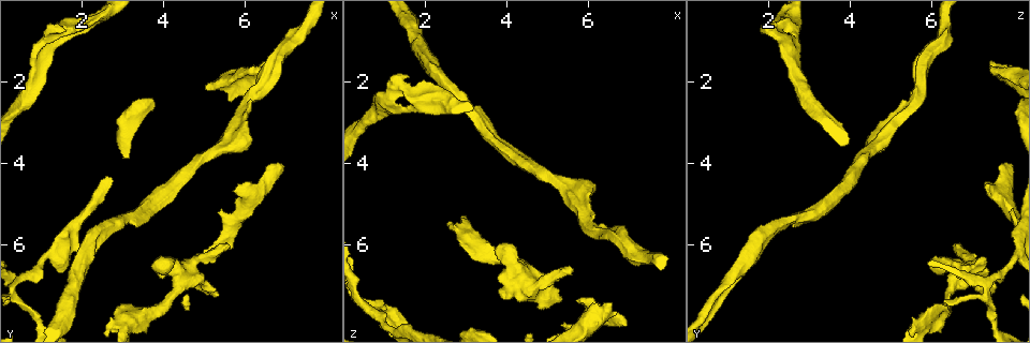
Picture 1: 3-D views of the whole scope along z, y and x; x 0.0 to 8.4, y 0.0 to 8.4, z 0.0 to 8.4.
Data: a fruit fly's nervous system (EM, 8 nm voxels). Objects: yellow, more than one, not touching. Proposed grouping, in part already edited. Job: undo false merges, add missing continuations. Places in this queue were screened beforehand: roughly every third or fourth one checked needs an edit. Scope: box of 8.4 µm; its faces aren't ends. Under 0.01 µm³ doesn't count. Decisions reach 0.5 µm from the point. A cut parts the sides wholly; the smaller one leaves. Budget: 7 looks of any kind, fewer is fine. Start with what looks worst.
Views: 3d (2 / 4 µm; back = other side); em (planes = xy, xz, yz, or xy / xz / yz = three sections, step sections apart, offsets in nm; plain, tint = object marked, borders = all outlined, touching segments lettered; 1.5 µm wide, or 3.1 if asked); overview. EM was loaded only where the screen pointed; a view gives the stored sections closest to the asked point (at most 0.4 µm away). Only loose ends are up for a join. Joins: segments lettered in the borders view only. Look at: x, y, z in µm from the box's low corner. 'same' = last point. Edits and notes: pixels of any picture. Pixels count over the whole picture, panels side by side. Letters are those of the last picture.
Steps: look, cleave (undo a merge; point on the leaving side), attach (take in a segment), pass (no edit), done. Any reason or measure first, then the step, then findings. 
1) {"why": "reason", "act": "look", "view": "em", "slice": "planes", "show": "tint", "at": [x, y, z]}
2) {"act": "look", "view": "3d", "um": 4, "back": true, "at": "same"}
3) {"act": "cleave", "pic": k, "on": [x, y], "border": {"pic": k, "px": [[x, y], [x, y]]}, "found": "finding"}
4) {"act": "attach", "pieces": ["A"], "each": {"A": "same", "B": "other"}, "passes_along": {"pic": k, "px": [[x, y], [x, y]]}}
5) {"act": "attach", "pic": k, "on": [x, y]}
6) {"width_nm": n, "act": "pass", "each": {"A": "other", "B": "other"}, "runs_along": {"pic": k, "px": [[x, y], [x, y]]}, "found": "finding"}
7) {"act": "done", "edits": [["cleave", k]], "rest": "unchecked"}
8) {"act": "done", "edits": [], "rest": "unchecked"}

{"why": "branch stops here", "act": "look", "view": "3d", "um": 4, "at": [6.55, 1.55, 7.45]}

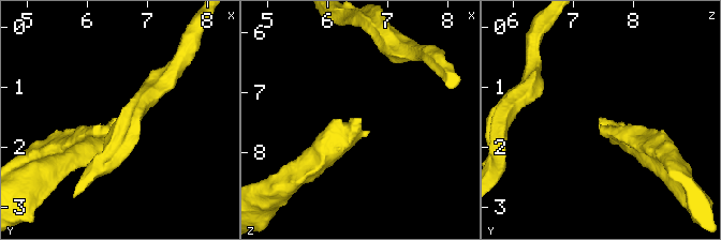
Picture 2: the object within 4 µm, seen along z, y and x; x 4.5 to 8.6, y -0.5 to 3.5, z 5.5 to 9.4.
{"act": "look", "view": "em", "slice": "xy", "step": 8, "show": "borders", "at": [6.55, 1.50, 7.45]}

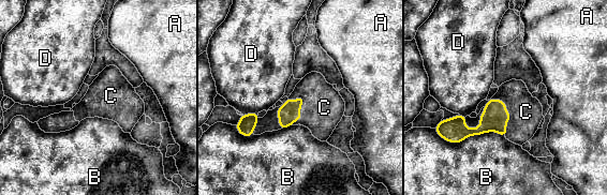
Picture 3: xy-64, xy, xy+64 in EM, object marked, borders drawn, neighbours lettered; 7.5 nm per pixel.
{"why": "another direction", "act": "look", "view": "em", "slice": "planes", "show": "borders", "at": "same"}

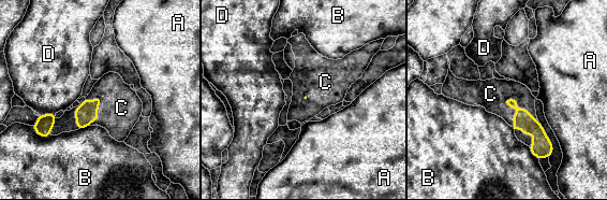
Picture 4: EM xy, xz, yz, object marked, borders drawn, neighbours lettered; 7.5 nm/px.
{"longest_contact_nm": ["C", 400], "act": "attach", "pieces": ["C"], "each": {"A": "other", "B": "other", "C": "same", "D": "other"}, "found": "the neuron continues"}

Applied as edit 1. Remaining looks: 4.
{"why": "redraw", "act": "look", "view": "overview"}

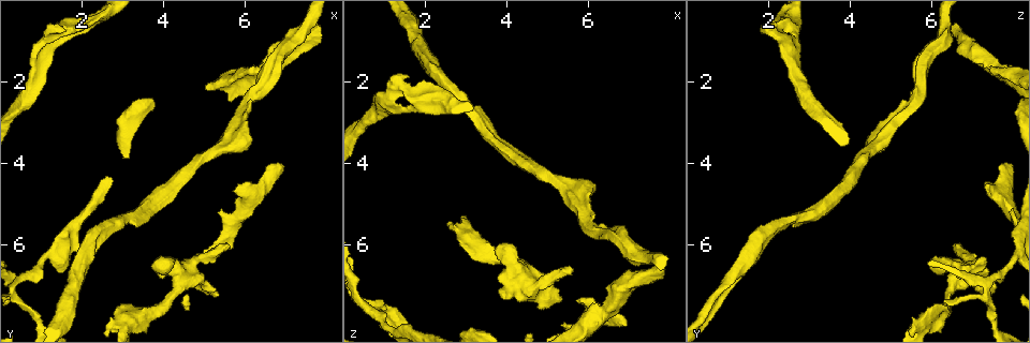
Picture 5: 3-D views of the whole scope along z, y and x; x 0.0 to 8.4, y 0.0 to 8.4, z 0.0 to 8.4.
{"why": "an open end", "act": "look", "view": "em", "slice": "yz", "step": 4, "show": "borders", "at": [5.75, 4.70, 7.35]}

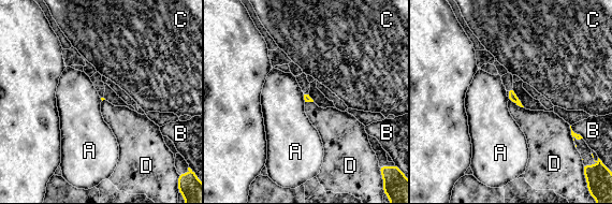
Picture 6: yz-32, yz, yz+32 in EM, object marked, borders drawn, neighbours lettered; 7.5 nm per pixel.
{"act": "look", "view": "em", "slice": "planes", "show": "borders", "at": "same"}

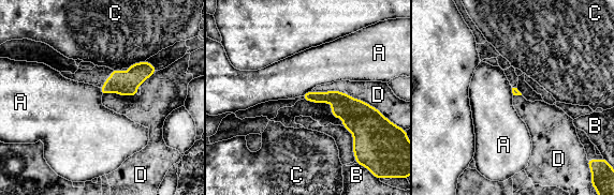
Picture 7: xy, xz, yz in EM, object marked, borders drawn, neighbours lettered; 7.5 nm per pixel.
{"act": "pass", "each": {"A": "other", "B": "other", "C": "other", "D": "other"}, "border": {"pic": 7, "px": [[136, 93], [103, 94]]}, "found": "no lettered segment goes on from it"}

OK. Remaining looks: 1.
{"why": "free end", "act": "look", "view": "em", "slice": "xy", "step": 8, "show": "borders", "at": [3.95, 6.35, 7.35]}

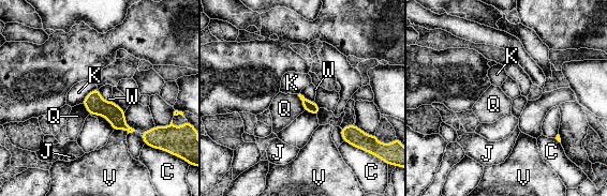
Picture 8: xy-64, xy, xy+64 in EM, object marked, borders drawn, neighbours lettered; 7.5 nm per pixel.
{"act": "pass", "each": {"C": "other", "J": "other", "K": "other", "Q": "other", "V": "other", "W": "other"}, "border": {"pic": 8, "px": [[98, 89], [101, 96], [110, 102]]}, "found": "no lettered segment goes on from it"}

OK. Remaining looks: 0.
{"act": "done", "edits": [["attach", 4]], "rest": "unchecked"}

